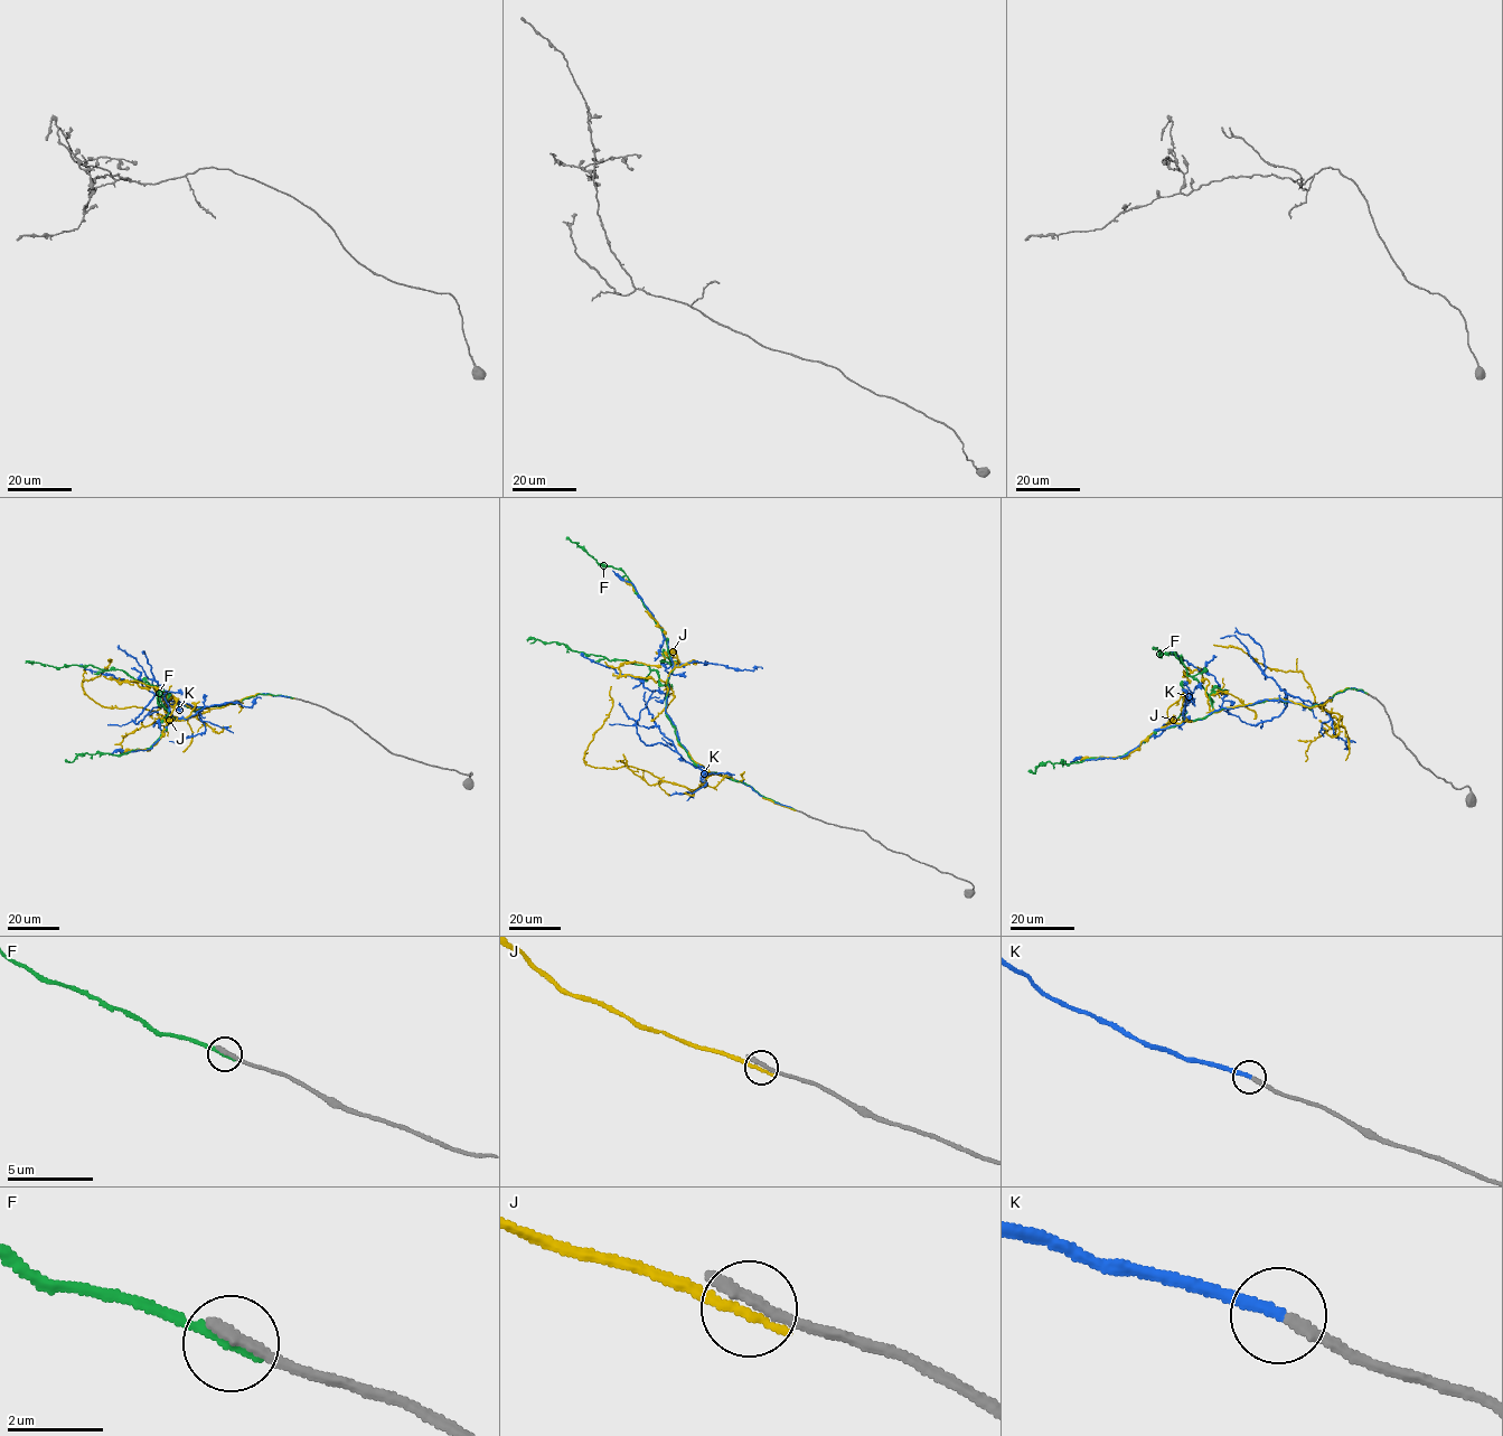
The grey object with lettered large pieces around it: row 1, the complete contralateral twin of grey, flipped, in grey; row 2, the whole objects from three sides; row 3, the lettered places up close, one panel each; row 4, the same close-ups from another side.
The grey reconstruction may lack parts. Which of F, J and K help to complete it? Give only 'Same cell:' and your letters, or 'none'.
Same cell: K

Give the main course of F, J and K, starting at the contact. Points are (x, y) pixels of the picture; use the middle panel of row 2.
F: (792, 809), (693, 761), (666, 714), (667, 683), (673, 664), (663, 630), (622, 571), (601, 566), (566, 537)
J: (794, 809), (729, 776), (711, 775), (688, 789), (629, 766), (585, 763), (588, 747), (611, 707), (611, 686)
K: (791, 807), (741, 781), (707, 772), (689, 757), (666, 711), (673, 665), (663, 629), (636, 588), (612, 571)

